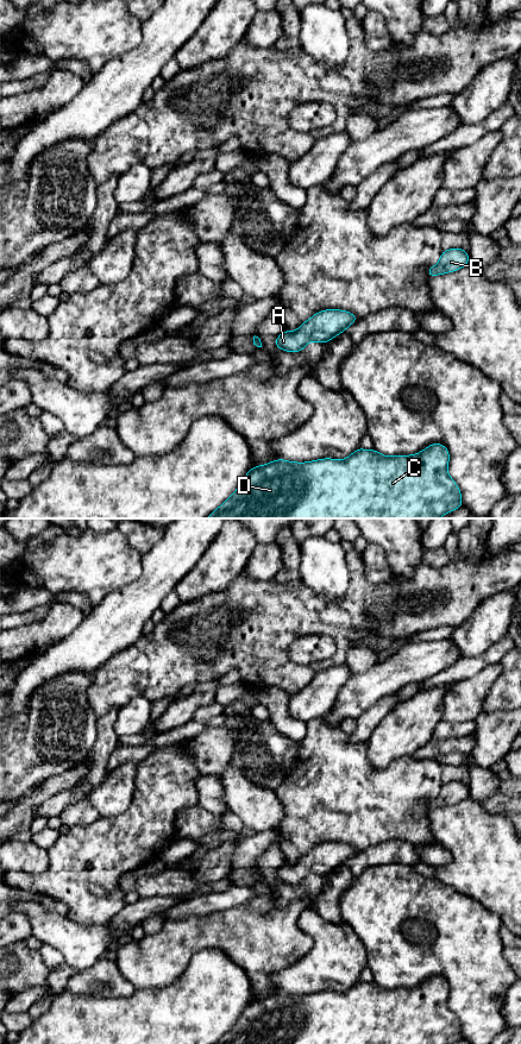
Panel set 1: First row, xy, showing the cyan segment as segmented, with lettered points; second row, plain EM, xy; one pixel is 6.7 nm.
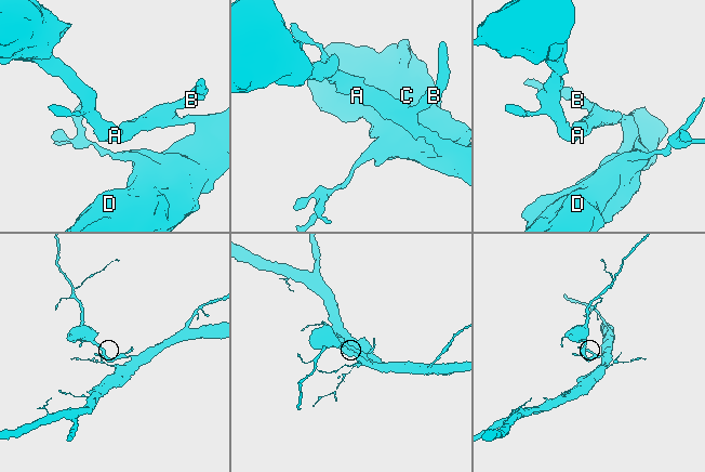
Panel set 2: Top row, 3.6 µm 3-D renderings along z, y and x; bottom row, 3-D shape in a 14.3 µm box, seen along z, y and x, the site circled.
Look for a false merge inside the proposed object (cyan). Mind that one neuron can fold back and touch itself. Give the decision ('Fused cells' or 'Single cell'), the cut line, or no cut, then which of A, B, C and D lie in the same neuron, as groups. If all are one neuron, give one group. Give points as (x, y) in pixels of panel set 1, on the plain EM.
Single cell. No split. Groups: A B C D

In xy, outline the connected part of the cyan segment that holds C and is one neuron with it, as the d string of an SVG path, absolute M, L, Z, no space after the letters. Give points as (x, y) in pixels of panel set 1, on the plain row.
M432 976L420 986L413 988L387 989L379 987L374 981L366 983L359 980L344 993L325 990L308 995L294 995L276 992L262 999L253 999L252 1002L246 1006L233 1027L214 1044L453 1044L463 1039L463 1034L459 1020L447 1006L448 993L450 986L442 976Z

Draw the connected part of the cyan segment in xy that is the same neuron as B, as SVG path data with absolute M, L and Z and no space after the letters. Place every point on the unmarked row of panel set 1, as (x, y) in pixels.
M450 781L442 784L437 798L427 803L428 810L453 805L469 797L469 785L462 781Z

